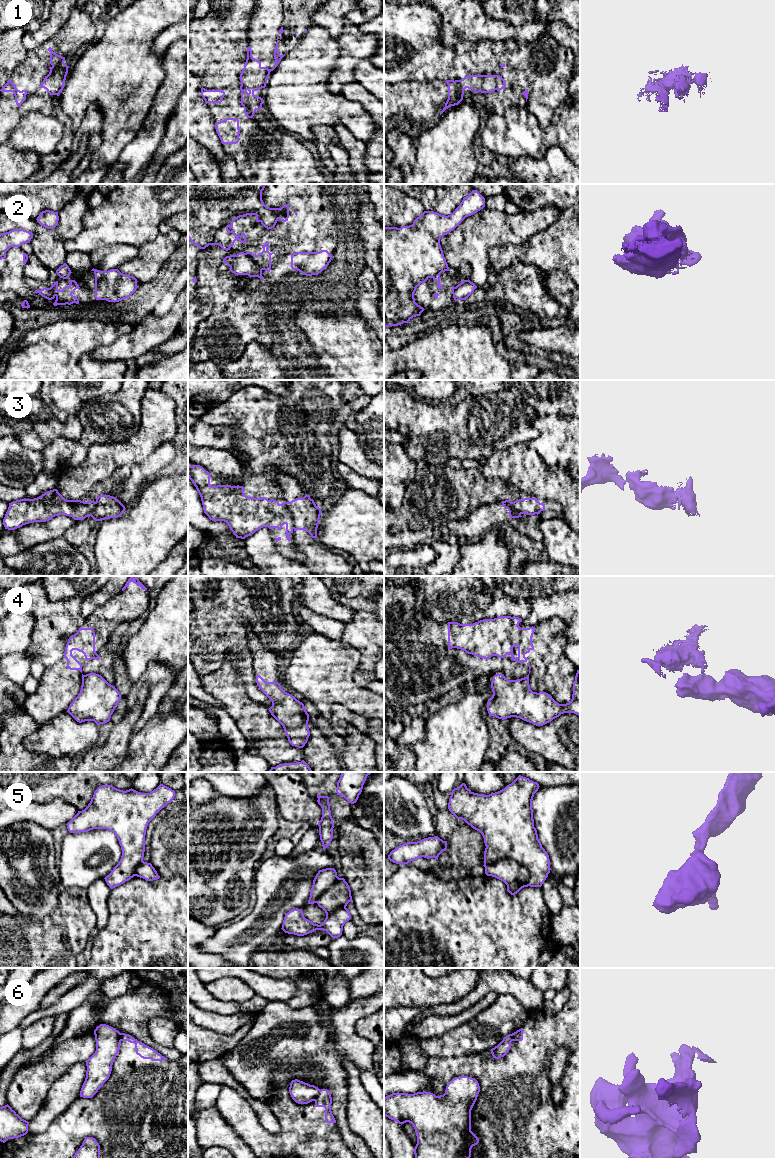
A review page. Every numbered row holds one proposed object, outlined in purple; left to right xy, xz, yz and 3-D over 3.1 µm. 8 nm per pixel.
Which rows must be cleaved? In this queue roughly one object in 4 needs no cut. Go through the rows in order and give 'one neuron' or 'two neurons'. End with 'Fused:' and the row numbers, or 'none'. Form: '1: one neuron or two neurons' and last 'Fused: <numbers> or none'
1: two neurons
2: two neurons
3: two neurons
4: two neurons
5: two neurons
6: two neurons
Fused: 1, 2, 3, 4, 5, 6

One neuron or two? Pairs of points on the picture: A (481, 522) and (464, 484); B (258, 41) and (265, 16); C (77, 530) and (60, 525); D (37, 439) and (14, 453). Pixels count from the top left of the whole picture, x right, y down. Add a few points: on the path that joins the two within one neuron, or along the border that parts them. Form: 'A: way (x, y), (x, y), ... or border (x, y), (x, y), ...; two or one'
A: border (497, 501), (483, 504), (461, 519), (453, 519); two
B: way (262, 35), (265, 22); one
C: border (75, 522), (63, 536); two
D: border (16, 436), (23, 445), (40, 452); two

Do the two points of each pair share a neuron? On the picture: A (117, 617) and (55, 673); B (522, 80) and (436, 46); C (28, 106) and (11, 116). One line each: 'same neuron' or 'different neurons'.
A: same neuron
B: same neuron
C: different neurons

